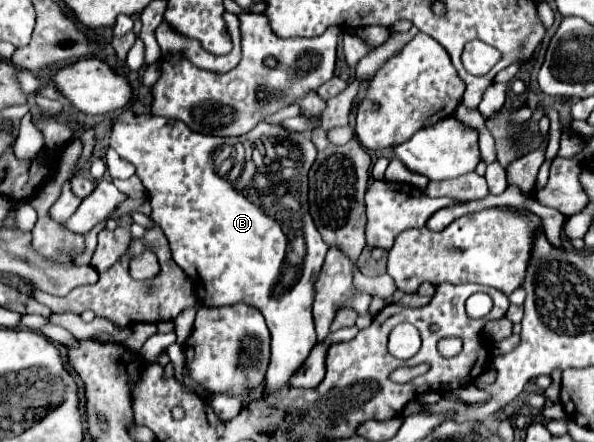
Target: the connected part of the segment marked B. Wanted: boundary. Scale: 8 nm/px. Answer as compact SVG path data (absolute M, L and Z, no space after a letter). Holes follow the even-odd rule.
M123 109L113 119L109 141L112 149L135 165L137 175L141 177L151 197L151 219L167 235L173 261L183 271L187 271L189 277L193 277L193 287L199 301L205 303L205 307L247 303L263 313L271 331L271 363L267 369L265 393L269 395L289 387L289 379L297 373L297 369L301 369L313 345L317 343L311 315L313 285L329 249L329 245L325 245L317 233L313 217L309 217L307 171L315 163L317 155L309 135L289 131L279 123L259 123L253 131L241 137L215 137L195 133L183 121L157 117L151 113L137 115L131 109ZM223 165L229 167L227 173L221 171ZM299 233L305 239L307 253L303 263L297 265L295 277L291 279L285 277L287 247Z

